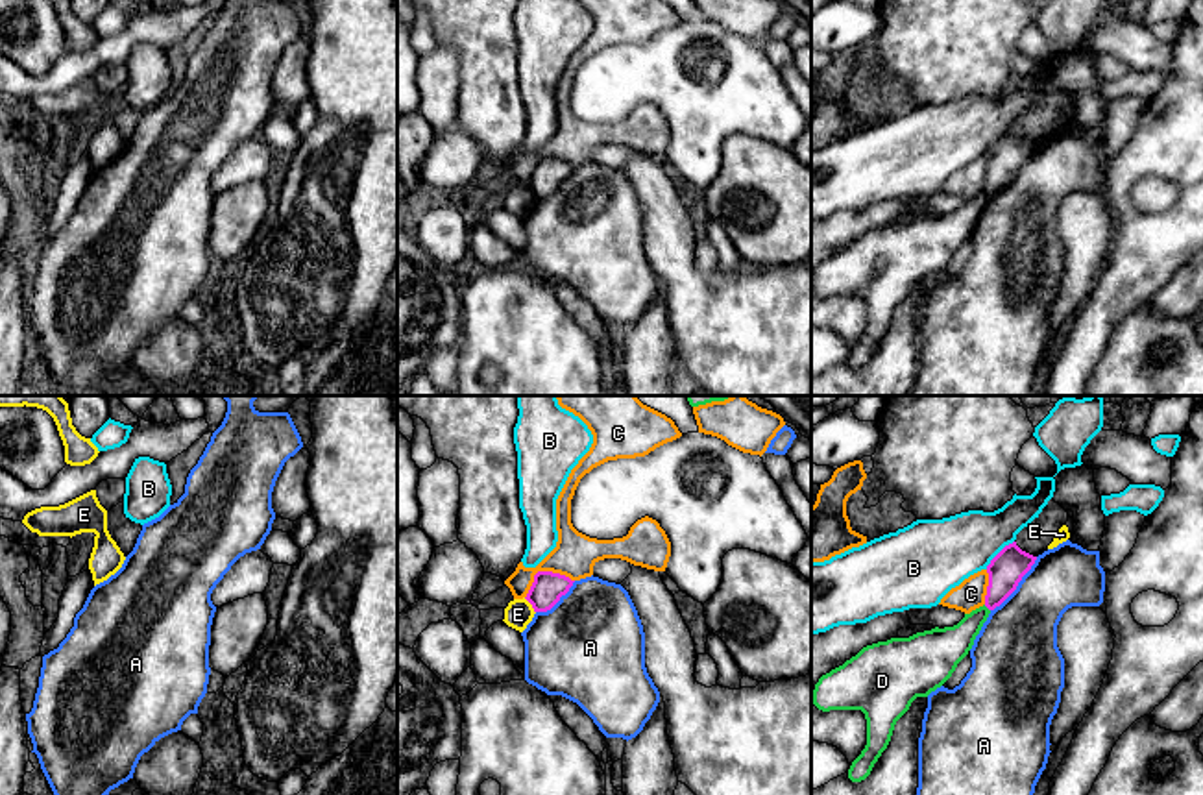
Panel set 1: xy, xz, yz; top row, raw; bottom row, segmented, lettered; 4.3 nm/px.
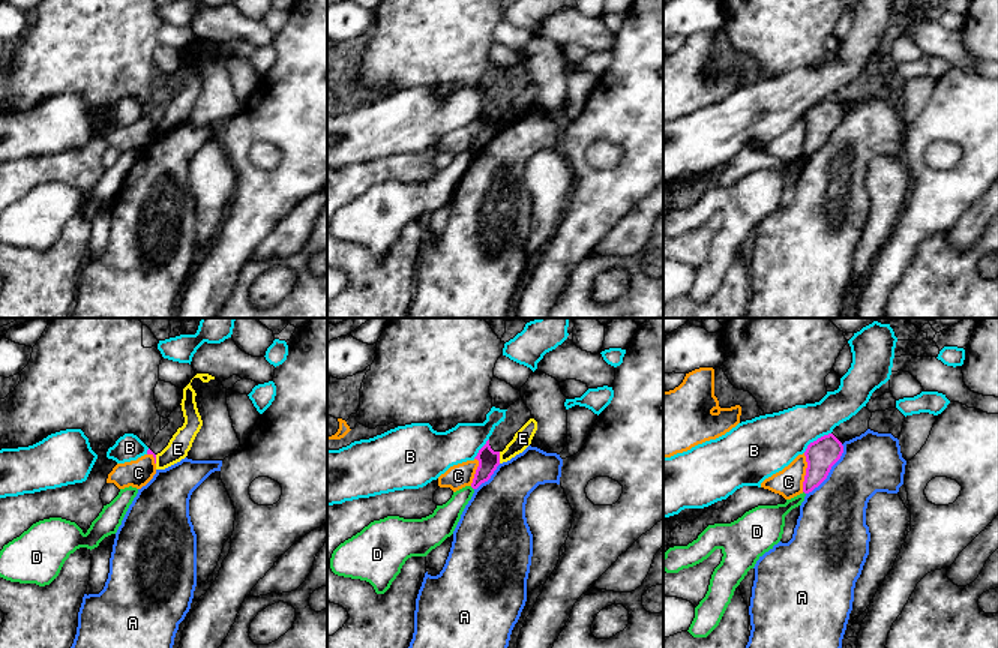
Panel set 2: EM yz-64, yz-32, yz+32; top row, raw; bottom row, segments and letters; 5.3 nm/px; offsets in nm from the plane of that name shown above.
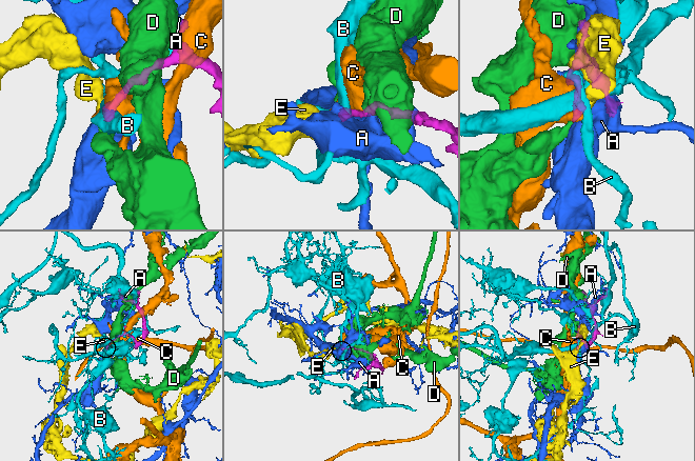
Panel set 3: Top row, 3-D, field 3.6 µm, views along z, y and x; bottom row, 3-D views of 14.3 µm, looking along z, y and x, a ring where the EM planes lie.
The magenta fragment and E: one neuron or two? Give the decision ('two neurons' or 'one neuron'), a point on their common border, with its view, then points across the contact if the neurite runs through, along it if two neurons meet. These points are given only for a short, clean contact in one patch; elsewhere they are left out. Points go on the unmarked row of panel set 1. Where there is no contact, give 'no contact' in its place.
two neurons; contact xz (531, 189); border xz (523, 183), (534, 198)

